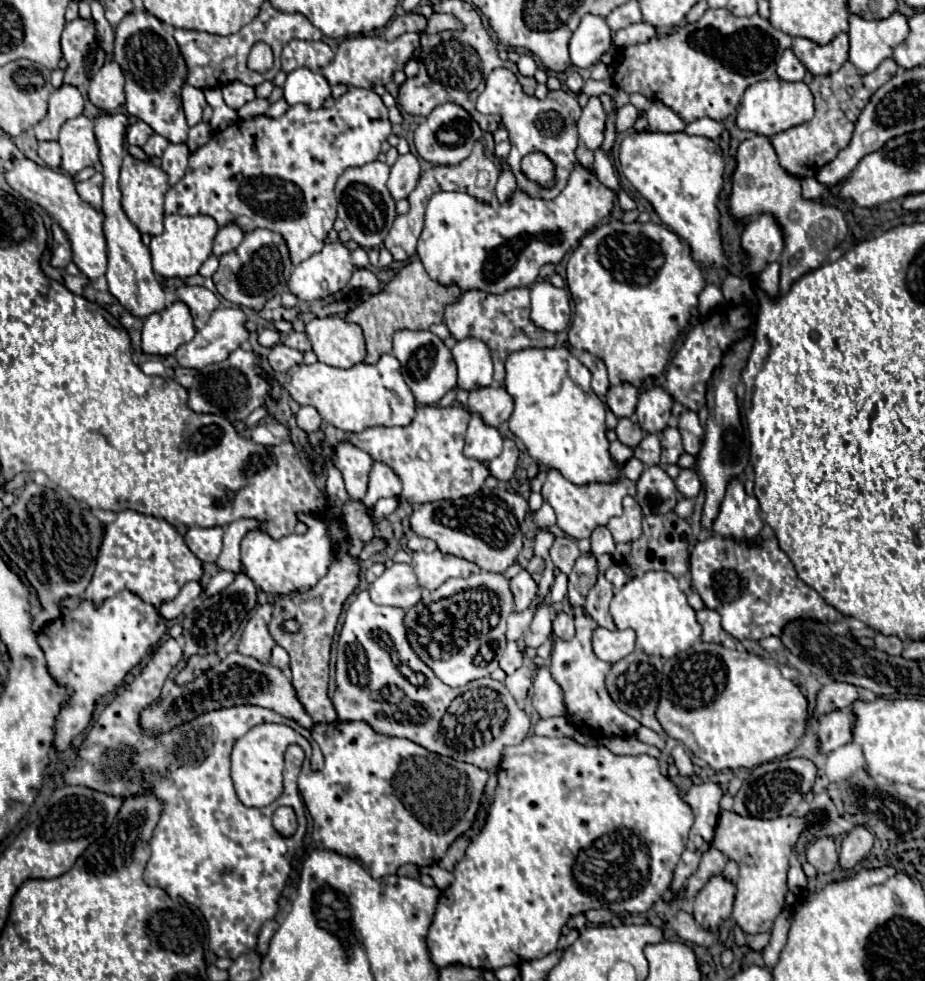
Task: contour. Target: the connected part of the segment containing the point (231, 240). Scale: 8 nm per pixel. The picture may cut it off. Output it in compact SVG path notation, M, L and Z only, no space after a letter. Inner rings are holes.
M226 225L224 229L218 231L216 239L214 239L214 255L220 257L224 253L230 253L232 249L236 249L236 245L240 245L240 241L244 239L244 233L238 225Z

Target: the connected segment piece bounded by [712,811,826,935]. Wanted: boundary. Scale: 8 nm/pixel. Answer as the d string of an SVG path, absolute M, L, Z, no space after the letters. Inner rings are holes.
M722 811L720 819L718 819L718 827L716 827L716 835L712 845L716 849L720 849L724 855L728 855L730 859L736 859L738 863L738 879L736 879L736 901L734 901L734 919L736 923L744 929L744 933L756 935L756 933L764 933L768 929L772 929L774 919L780 915L784 901L786 901L786 873L788 873L788 857L794 851L794 845L800 837L800 833L812 825L820 825L826 819L824 811L810 811L802 817L776 817L776 819L754 819L754 817L740 817L734 811Z

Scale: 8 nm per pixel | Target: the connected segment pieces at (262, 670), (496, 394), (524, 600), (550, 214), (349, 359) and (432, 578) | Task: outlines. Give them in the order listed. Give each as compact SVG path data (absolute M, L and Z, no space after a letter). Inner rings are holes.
M240 653L226 655L214 669L204 671L198 679L194 679L188 685L180 687L174 683L174 679L166 679L160 701L142 711L140 723L148 731L154 731L154 729L170 731L172 727L176 727L184 721L190 721L196 715L202 715L206 711L214 711L214 709L222 709L222 707L234 707L234 705L266 707L288 719L298 721L306 729L312 729L312 725L314 725L310 715L300 705L292 683L280 669L276 669L272 665L264 665L252 657L244 657Z
M500 385L476 389L468 397L468 411L472 415L480 415L486 425L498 427L512 413L512 397Z
M520 571L514 579L510 579L510 589L514 595L514 611L524 611L536 597L536 583L528 571Z
M576 165L568 185L554 201L534 199L522 191L516 191L512 199L504 205L486 205L476 201L468 193L456 191L440 191L436 193L426 209L426 225L418 239L418 257L426 269L426 273L440 281L440 285L458 285L462 291L480 289L484 293L500 295L514 287L530 287L536 277L538 269L544 263L560 263L562 257L576 249L578 241L604 217L610 215L614 205L614 191L602 187L596 175L582 165Z
M340 317L314 319L306 325L306 335L320 363L348 369L364 361L366 345L362 329Z
M416 551L412 553L412 569L416 573L418 585L424 589L434 591L450 577L470 577L472 573L478 573L480 567L476 563L464 561L454 555L444 555L440 551L424 553Z

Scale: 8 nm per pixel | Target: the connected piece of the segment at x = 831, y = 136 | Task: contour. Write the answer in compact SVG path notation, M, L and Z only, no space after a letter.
M886 59L870 75L858 75L856 67L850 61L846 61L836 73L824 75L824 77L814 77L810 83L810 91L814 95L814 107L816 107L814 117L808 123L802 123L798 127L782 131L770 139L774 151L780 159L780 165L790 175L804 179L804 177L814 177L826 163L834 161L838 151L848 145L854 125L856 125L856 119L858 119L860 111L864 109L864 105L870 101L872 93L880 85L888 83L894 77L896 69L898 69L896 63L892 59Z

